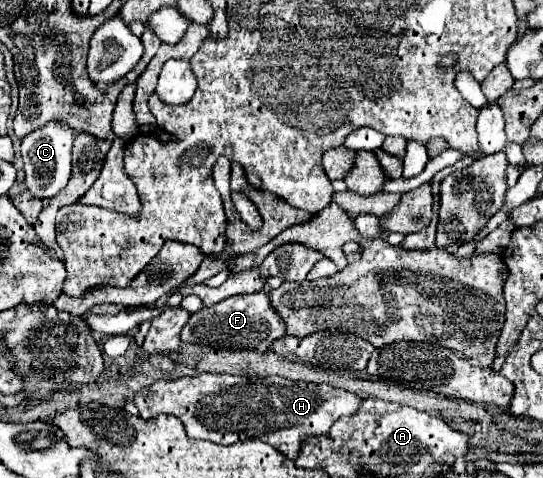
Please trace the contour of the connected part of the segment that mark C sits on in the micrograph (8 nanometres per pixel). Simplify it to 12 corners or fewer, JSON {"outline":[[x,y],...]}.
{"outline":[[59,122],[21,140],[25,186],[49,200],[67,186],[73,130]]}

